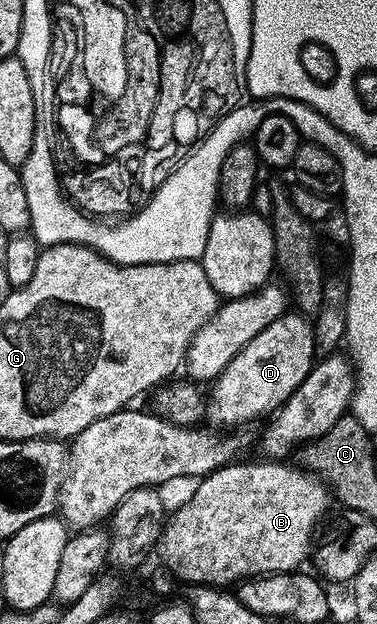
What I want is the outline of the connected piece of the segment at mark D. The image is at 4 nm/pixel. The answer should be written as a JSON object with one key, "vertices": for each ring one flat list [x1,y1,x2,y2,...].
{"vertices":[[298,312,283,314,273,320,273,324,265,328,265,332,257,332,257,336,253,336,253,340,249,340,249,344,241,348,241,352,237,352,232,362,214,379,210,387,211,398,209,394,209,401,206,403,206,417,212,418,216,427,223,426,219,428,243,428,248,425,246,422,251,422,254,418,266,419,274,415,279,407,289,400,289,396,293,396,293,392,301,384,301,380,305,380,316,361,312,323]]}

